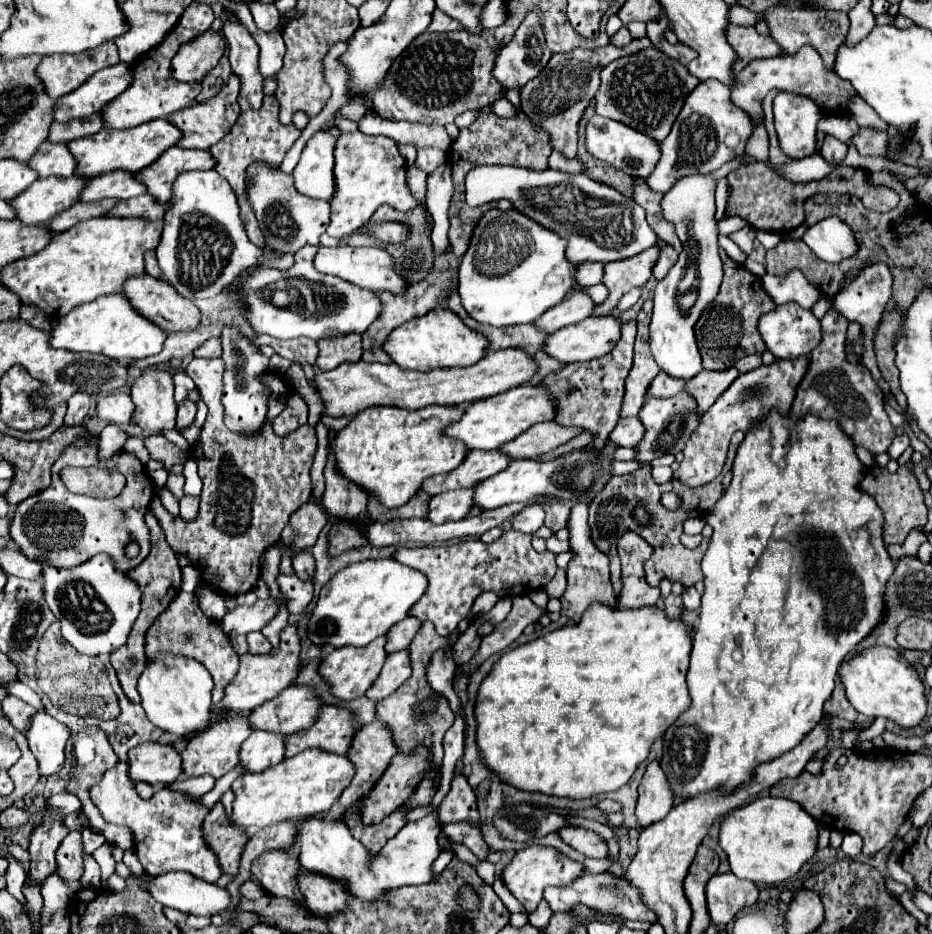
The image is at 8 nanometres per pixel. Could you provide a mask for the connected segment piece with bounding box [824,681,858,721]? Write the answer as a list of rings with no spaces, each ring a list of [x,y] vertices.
[[[840,681],[836,683],[836,689],[834,689],[832,697],[824,703],[824,713],[840,717],[840,719],[846,719],[846,721],[856,721],[858,713],[854,711],[854,707],[850,707],[850,703],[848,703],[848,699],[844,695],[844,687],[842,687]]]

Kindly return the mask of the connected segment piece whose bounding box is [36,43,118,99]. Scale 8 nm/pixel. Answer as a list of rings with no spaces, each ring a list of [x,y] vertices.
[[[104,43],[94,51],[82,51],[82,55],[46,55],[36,67],[36,75],[42,79],[46,93],[52,99],[58,99],[80,87],[96,71],[116,63],[116,45]]]

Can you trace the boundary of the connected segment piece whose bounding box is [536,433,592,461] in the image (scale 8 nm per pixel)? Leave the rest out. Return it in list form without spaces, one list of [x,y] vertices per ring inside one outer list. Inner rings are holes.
[[[580,433],[580,435],[574,437],[566,444],[559,446],[558,449],[554,449],[554,451],[550,451],[550,453],[546,453],[546,455],[536,457],[536,461],[550,461],[550,459],[556,459],[556,457],[560,457],[560,455],[564,455],[564,453],[582,449],[586,443],[590,443],[590,439],[592,439],[592,437],[590,437],[588,433]]]

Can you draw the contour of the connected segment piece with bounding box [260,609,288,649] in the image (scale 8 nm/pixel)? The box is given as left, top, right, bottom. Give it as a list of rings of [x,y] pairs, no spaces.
[[[282,609],[280,611],[280,615],[276,615],[260,633],[272,643],[272,647],[276,649],[278,647],[278,643],[280,643],[280,631],[282,631],[282,627],[286,627],[286,623],[288,623],[288,609]]]

